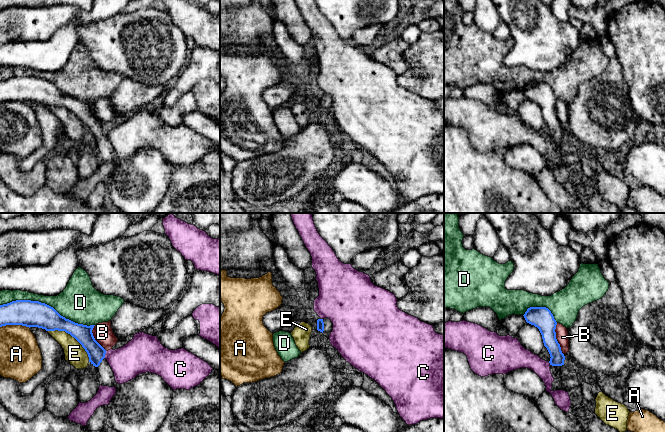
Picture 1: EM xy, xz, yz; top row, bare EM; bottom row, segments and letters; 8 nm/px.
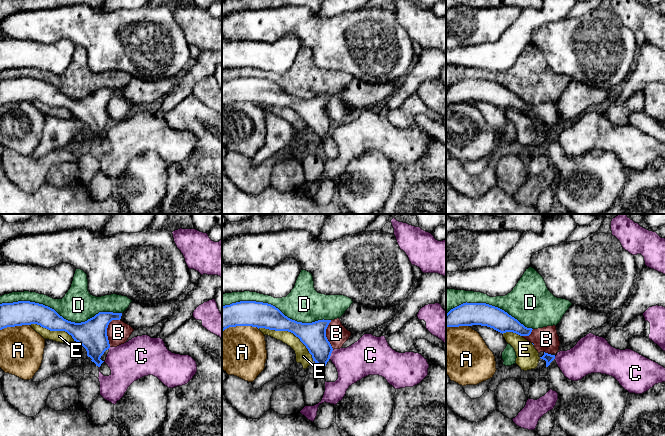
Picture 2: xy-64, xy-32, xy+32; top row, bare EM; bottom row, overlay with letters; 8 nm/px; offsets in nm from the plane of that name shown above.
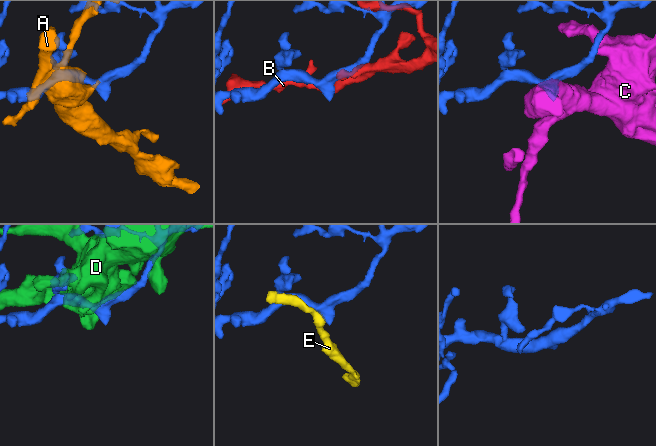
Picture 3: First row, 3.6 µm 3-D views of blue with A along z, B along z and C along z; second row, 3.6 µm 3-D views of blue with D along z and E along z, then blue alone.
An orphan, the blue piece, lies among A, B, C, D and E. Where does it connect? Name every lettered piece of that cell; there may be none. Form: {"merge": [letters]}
{"merge": []}

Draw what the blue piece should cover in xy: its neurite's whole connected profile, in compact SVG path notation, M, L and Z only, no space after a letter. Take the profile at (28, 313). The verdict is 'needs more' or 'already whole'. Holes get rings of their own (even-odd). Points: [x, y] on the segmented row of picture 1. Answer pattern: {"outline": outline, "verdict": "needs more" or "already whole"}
{"outline": "M16 300L0 305L0 327L6 325L22 325L38 327L46 331L65 331L74 337L88 354L89 362L98 368L100 385L116 388L116 394L107 408L107 425L117 432L157 432L167 417L172 402L173 389L154 373L142 373L134 379L118 384L114 373L105 359L106 350L95 340L92 330L95 325L75 323L61 316L53 307L31 300Z", "verdict": "needs more"}

